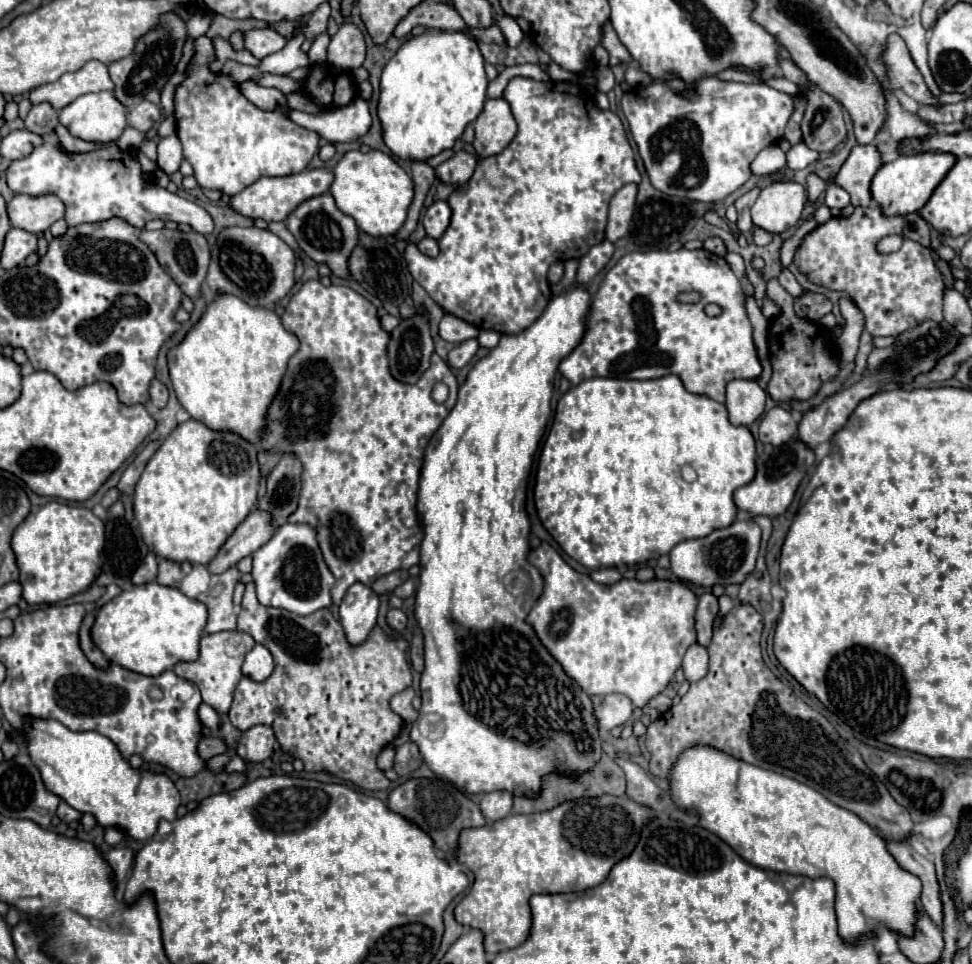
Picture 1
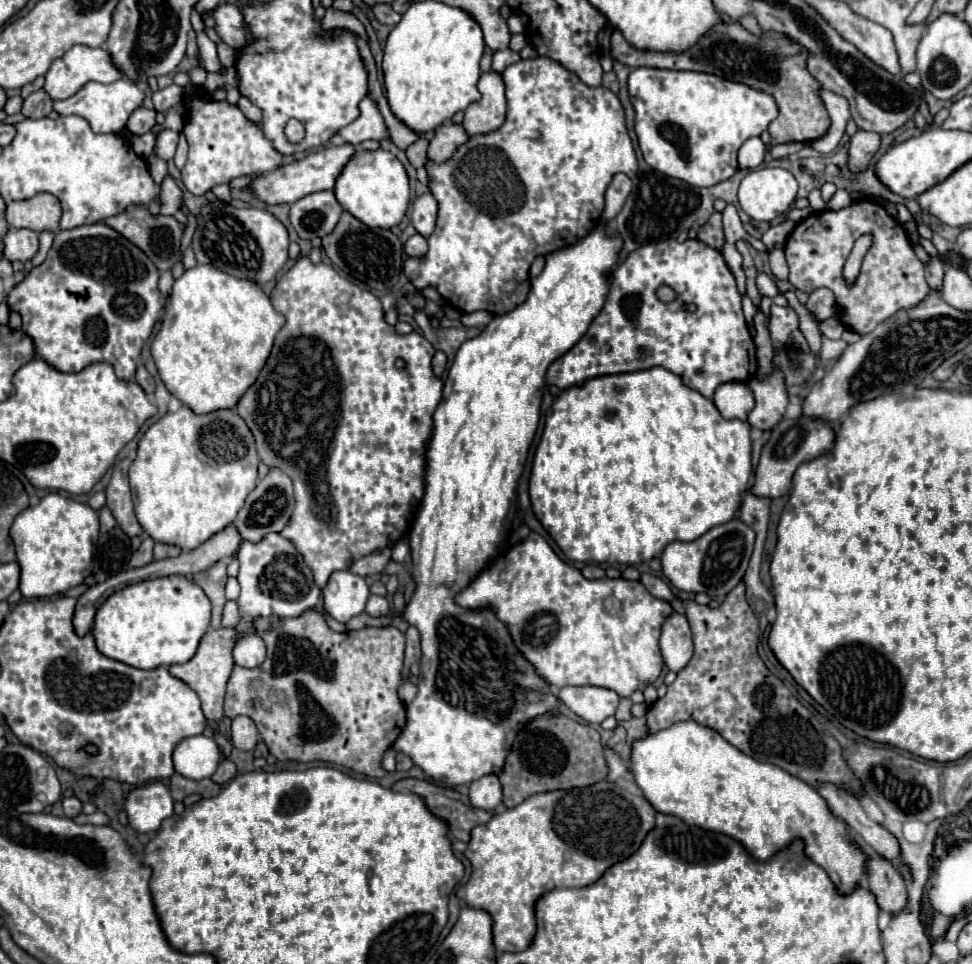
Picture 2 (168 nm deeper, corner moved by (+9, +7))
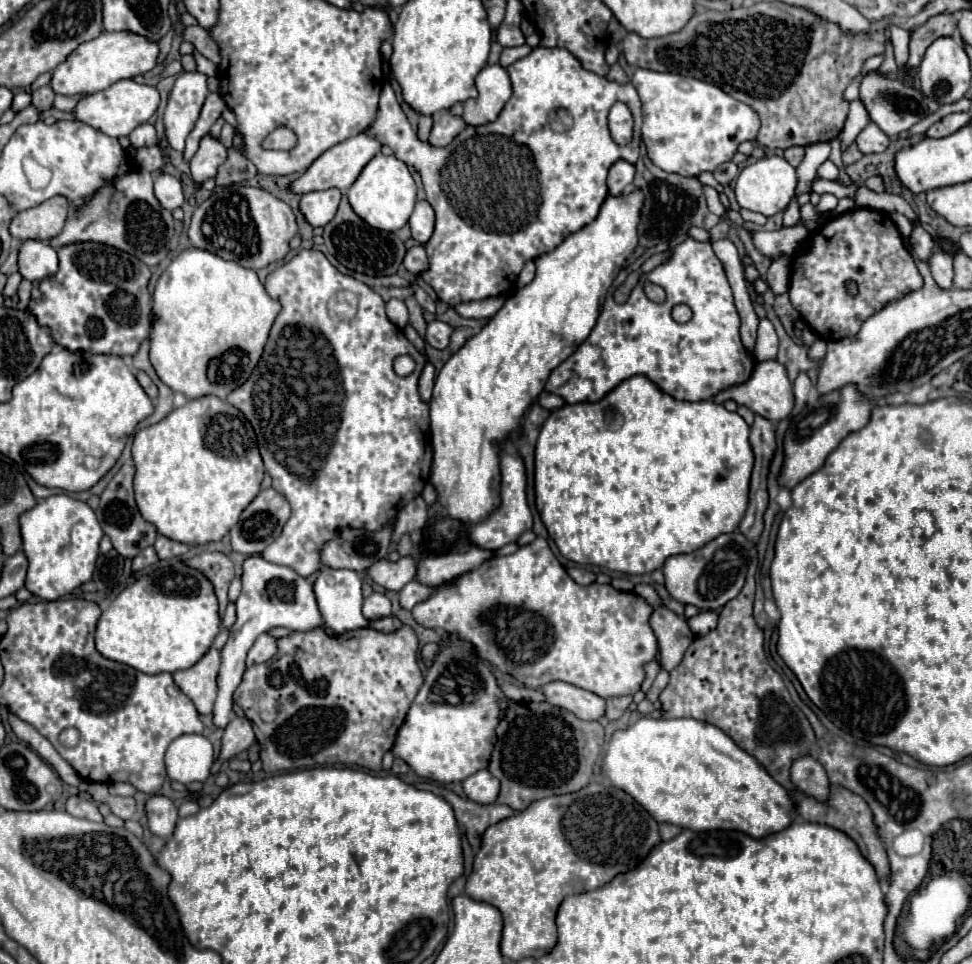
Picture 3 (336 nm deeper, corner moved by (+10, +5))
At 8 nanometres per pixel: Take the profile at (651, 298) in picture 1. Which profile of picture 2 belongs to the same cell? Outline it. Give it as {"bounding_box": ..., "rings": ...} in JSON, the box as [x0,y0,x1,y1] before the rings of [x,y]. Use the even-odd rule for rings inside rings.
{"bounding_box":[547,238,757,398],"rings":[[[697,238],[685,242],[663,240],[631,252],[627,260],[613,270],[613,282],[601,314],[591,322],[589,330],[577,344],[549,366],[547,382],[565,390],[583,384],[583,380],[591,380],[591,376],[637,372],[653,366],[667,368],[677,374],[683,384],[707,398],[713,398],[717,386],[725,382],[749,382],[757,372],[755,344],[743,318],[735,278],[731,276],[721,252]],[[659,286],[671,286],[677,292],[677,298],[667,304],[661,302],[655,296]],[[689,302],[697,306],[695,312],[685,310],[685,304]]]}

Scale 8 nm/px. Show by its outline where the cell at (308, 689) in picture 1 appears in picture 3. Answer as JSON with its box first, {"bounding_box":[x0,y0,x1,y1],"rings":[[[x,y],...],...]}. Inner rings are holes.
{"bounding_box":[232,626,424,772],"rings":[[[402,626],[400,630],[396,630],[392,634],[384,634],[384,632],[378,632],[374,628],[360,628],[360,630],[350,630],[350,632],[344,632],[344,634],[328,636],[328,634],[324,634],[322,628],[312,628],[312,630],[306,630],[306,632],[292,632],[290,636],[278,638],[276,642],[278,642],[278,654],[274,658],[270,658],[266,664],[246,668],[244,678],[242,678],[242,682],[238,684],[238,688],[234,690],[234,696],[232,696],[234,712],[238,716],[248,718],[254,726],[256,740],[262,746],[260,760],[264,764],[264,770],[266,772],[278,772],[278,770],[298,770],[298,768],[304,768],[304,766],[324,766],[324,764],[348,764],[350,766],[350,764],[356,764],[360,768],[380,772],[382,770],[382,756],[388,750],[392,750],[396,734],[398,734],[400,726],[404,724],[406,712],[408,712],[412,700],[416,698],[422,682],[424,682],[420,666],[418,666],[418,656],[416,656],[418,638],[416,638],[414,630],[410,626]]]}

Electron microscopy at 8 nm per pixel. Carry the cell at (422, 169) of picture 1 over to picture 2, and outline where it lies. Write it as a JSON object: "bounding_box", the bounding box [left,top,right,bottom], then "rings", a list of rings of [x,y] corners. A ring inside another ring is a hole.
{"bounding_box":[405,136,429,168],"rings":[[[419,136],[417,142],[413,142],[405,152],[407,152],[407,158],[409,162],[415,166],[415,168],[421,168],[427,160],[427,146],[429,146],[429,140],[427,136]]]}

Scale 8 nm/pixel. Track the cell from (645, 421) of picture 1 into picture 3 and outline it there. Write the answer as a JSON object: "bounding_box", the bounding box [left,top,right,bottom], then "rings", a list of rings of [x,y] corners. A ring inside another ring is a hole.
{"bounding_box":[534,374,754,574],"rings":[[[636,374],[624,382],[620,382],[614,390],[610,390],[598,402],[578,402],[566,404],[546,418],[538,442],[536,442],[536,468],[534,468],[534,490],[536,490],[536,510],[550,534],[556,542],[560,554],[576,564],[592,564],[608,570],[624,572],[624,574],[644,574],[656,568],[662,568],[664,560],[672,554],[686,554],[702,548],[710,538],[718,534],[736,530],[742,514],[748,506],[748,484],[750,472],[754,464],[752,448],[748,442],[750,426],[736,414],[728,412],[722,404],[704,400],[704,402],[682,402],[662,392],[648,376]]]}

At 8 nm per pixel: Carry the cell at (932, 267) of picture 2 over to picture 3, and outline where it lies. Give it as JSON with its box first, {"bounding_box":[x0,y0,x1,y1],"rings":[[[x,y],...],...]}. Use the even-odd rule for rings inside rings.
{"bounding_box":[910,226,936,262],"rings":[[[914,226],[914,232],[910,236],[910,244],[914,250],[914,256],[922,262],[928,262],[936,250],[936,244],[932,240],[932,236],[922,228],[922,226]]]}

